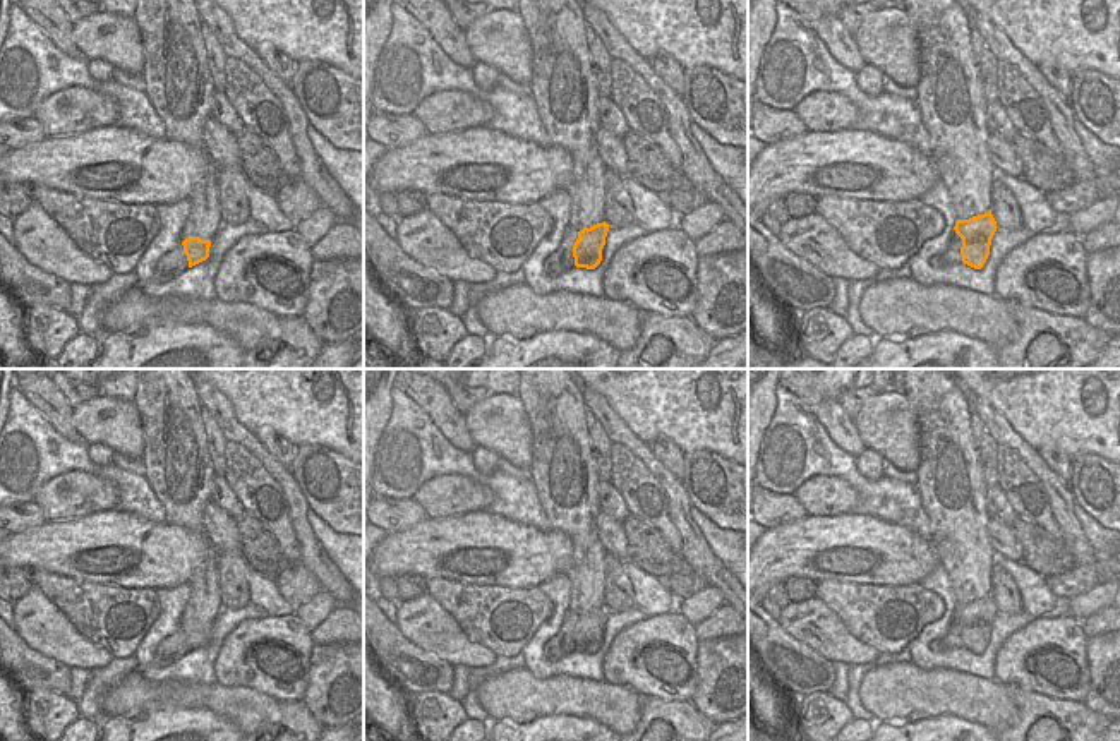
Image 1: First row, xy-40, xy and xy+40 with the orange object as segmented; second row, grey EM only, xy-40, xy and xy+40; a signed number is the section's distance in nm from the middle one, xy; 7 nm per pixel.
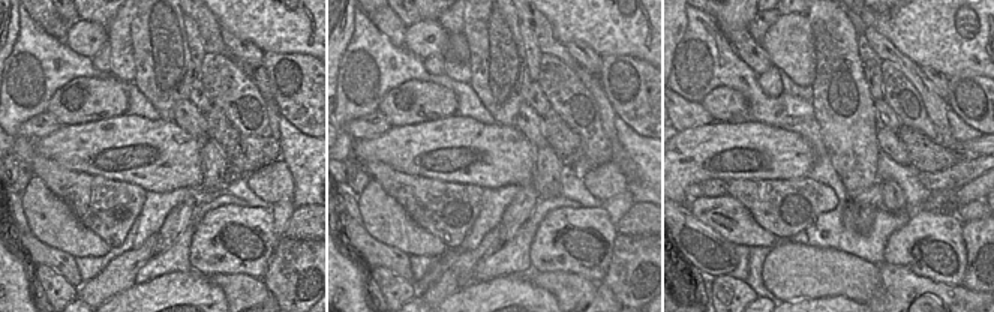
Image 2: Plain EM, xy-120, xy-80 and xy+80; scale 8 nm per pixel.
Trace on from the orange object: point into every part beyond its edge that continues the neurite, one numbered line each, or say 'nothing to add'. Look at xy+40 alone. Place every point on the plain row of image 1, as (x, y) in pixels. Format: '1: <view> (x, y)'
1: xy+40 (952, 637).

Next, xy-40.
1: xy-40 (172, 649).

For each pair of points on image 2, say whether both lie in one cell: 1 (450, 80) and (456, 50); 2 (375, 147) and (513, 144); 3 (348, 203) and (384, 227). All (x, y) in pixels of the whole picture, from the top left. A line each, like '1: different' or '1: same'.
1: different
2: same
3: different

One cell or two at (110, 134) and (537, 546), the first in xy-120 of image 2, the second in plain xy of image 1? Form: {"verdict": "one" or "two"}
{"verdict": "one"}

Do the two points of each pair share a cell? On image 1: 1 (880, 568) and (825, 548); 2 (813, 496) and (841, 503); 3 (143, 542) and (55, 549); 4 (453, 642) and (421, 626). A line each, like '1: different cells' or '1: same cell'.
1: same cell
2: same cell
3: same cell
4: same cell

